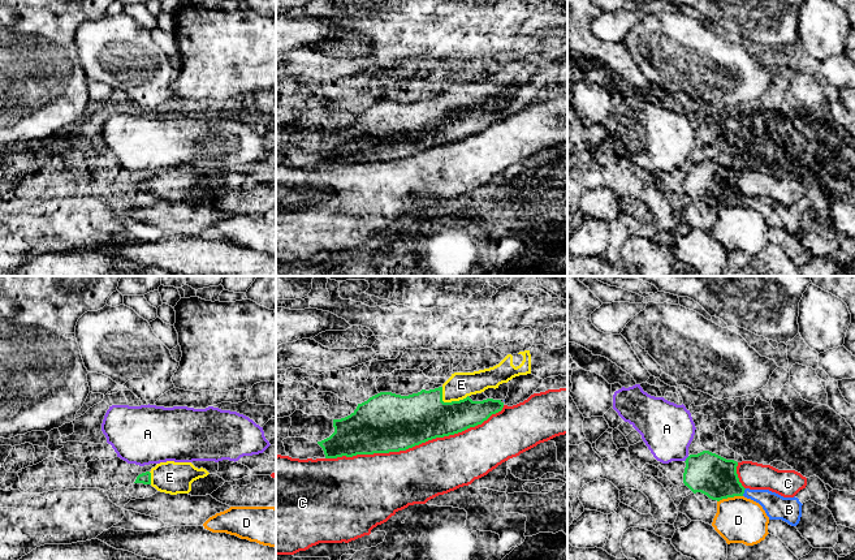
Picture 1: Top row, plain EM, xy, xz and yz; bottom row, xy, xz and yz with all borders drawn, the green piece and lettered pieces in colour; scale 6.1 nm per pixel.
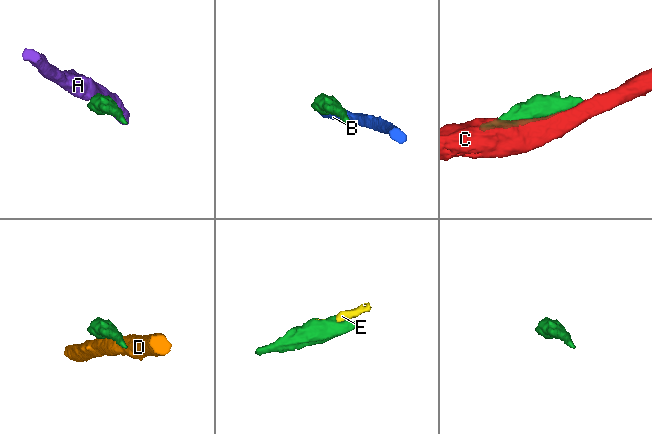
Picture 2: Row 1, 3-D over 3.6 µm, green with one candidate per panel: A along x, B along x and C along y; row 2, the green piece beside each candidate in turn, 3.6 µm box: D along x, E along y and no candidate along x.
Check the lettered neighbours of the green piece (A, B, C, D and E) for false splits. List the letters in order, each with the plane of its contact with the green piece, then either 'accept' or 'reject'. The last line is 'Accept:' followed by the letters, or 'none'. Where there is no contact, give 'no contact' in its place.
A: contact in yz; reject
B: contact in yz; reject
C: contact in xz; reject
D: contact in yz; reject
E: contact in xz; accept
Accept: E

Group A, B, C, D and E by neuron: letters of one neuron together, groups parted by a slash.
A / B / C / D / E

